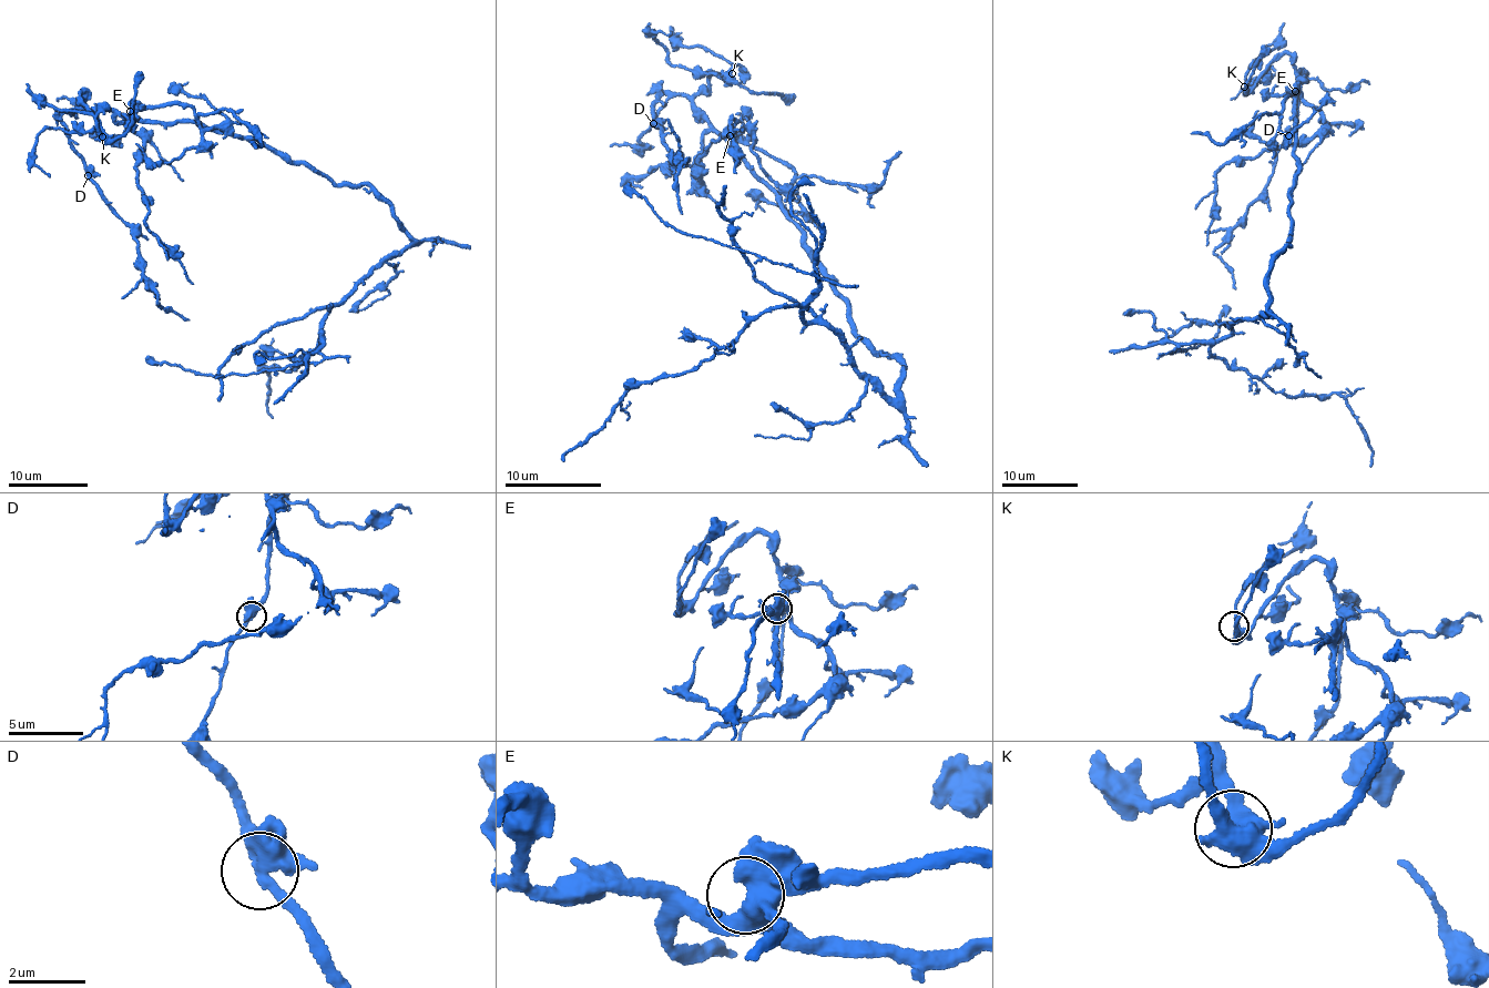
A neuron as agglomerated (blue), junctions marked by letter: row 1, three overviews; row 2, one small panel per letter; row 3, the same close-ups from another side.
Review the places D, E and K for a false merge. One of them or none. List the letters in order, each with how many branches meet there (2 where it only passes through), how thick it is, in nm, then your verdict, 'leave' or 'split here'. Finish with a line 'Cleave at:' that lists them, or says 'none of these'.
D: branches 5; calibre 400 nm; leave
E: branches 4; calibre 550 nm; leave
K: branches 5; calibre 440 nm; leave
Cleave at: none of these

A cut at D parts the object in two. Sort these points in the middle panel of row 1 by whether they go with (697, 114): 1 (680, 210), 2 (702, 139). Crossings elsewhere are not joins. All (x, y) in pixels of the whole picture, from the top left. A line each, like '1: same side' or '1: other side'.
1: other side
2: same side

